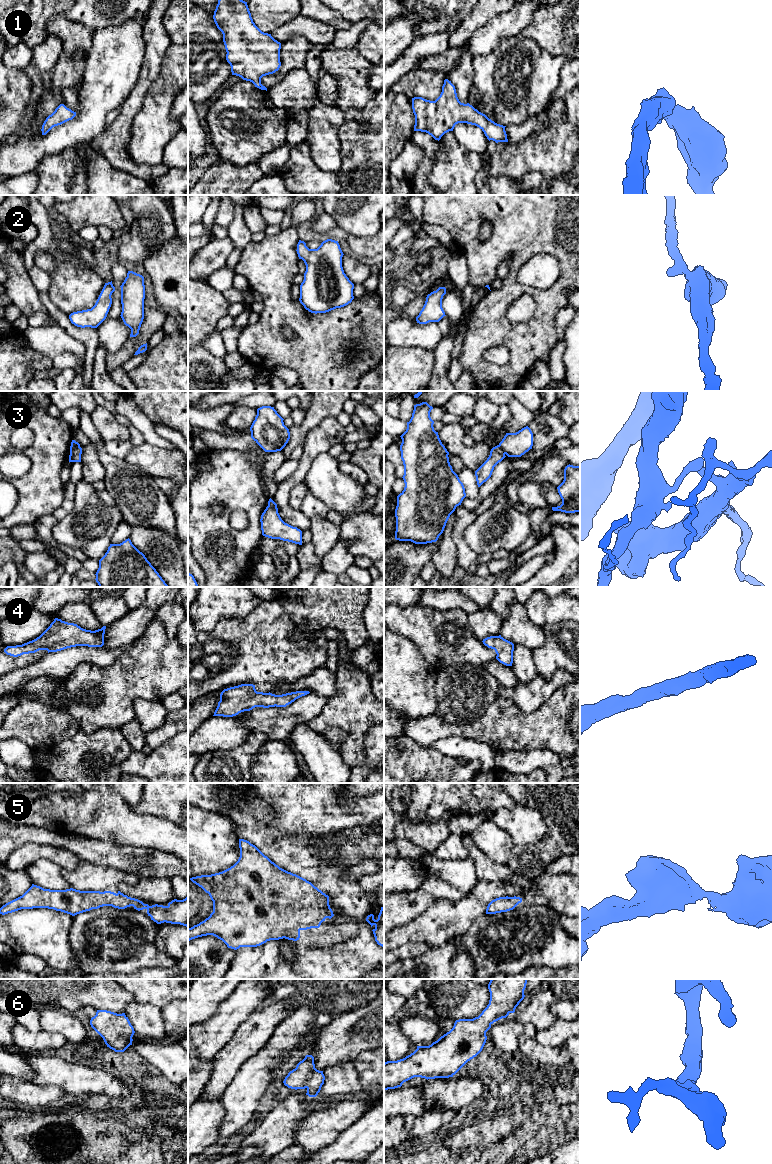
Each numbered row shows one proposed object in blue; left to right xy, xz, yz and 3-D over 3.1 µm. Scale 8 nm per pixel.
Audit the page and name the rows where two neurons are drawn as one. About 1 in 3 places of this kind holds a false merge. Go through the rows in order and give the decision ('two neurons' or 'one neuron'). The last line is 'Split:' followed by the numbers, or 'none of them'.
1: one neuron
2: one neuron
3: two neurons
4: one neuron
5: one neuron
6: one neuron
Split: 3

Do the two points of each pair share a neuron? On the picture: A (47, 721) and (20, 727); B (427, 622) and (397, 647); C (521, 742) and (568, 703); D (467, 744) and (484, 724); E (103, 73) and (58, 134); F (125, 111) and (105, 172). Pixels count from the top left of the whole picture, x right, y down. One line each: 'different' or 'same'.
A: same
B: different
C: same
D: different
E: same
F: different

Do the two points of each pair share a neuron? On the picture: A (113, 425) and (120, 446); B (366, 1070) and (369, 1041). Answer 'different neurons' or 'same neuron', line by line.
A: different neurons
B: different neurons

